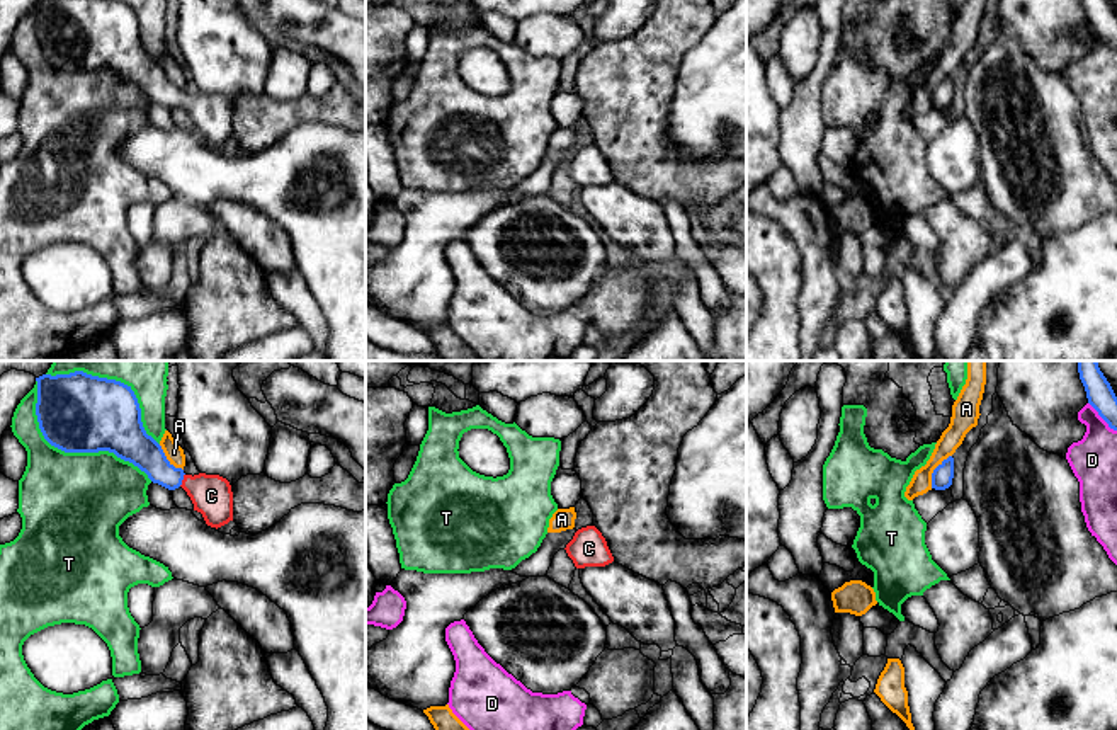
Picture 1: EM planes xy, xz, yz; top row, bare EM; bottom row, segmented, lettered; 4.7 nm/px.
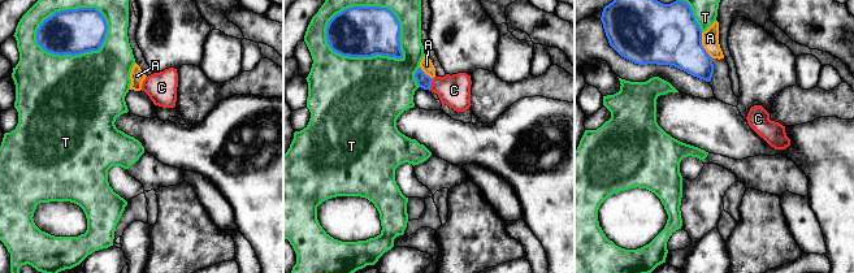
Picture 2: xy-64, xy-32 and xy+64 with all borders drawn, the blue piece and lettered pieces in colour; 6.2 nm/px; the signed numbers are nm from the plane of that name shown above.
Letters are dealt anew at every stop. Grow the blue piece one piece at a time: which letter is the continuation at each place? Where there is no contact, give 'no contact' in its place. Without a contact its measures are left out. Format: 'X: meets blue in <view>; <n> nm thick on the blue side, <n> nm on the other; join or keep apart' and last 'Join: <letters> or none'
A: meets blue in yz; 100 nm thick on the blue side, 100 nm on the other; keep apart
C: meets blue in xy; 160 nm thick on the blue side, 190 nm on the other; join
D: meets blue in yz; 130 nm thick on the blue side, 220 nm on the other; keep apart
T: meets blue in xy; 340 nm thick on the blue side, 500 nm on the other; keep apart
Join: C

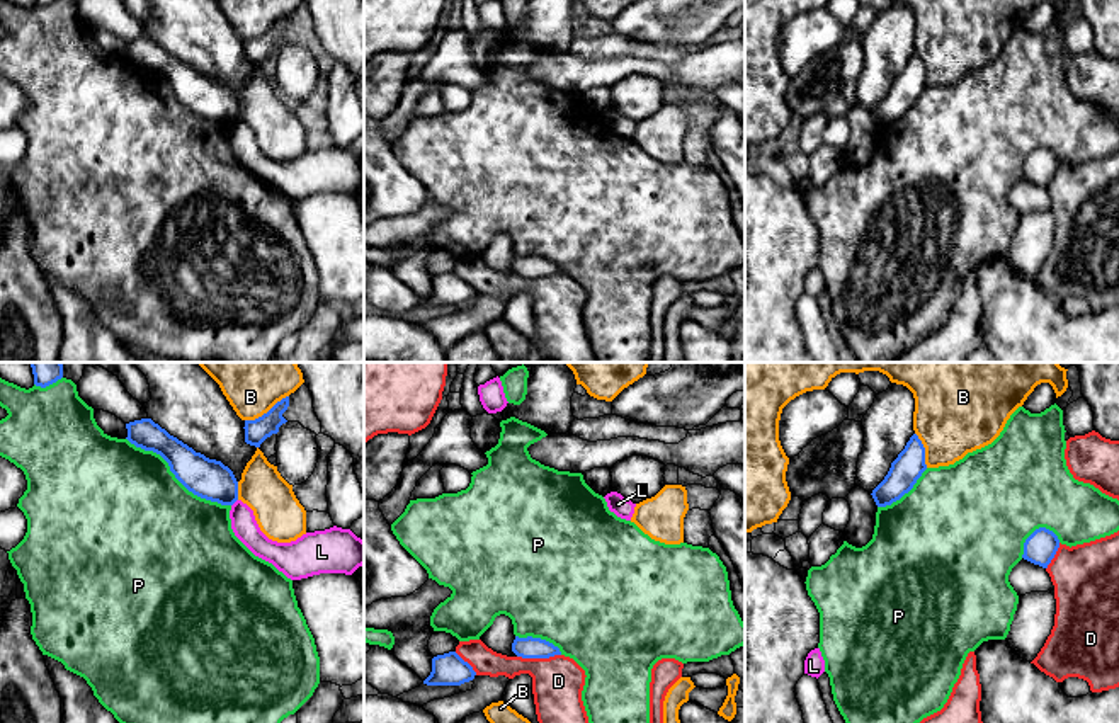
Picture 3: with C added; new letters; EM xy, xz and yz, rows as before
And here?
B: meets blue in xy; 110 nm thick on the blue side, 180 nm on the other; keep apart
D: meets blue in xz; 100 nm thick on the blue side, 240 nm on the other; keep apart
L: meets blue in xy; 190 nm thick on the blue side, 120 nm on the other; keep apart
P: meets blue in xy; 190 nm thick on the blue side, 500 nm on the other; keep apart
Join: none

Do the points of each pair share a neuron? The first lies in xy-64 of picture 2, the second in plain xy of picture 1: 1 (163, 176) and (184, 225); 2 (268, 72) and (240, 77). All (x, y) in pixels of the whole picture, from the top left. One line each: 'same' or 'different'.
1: same
2: different

